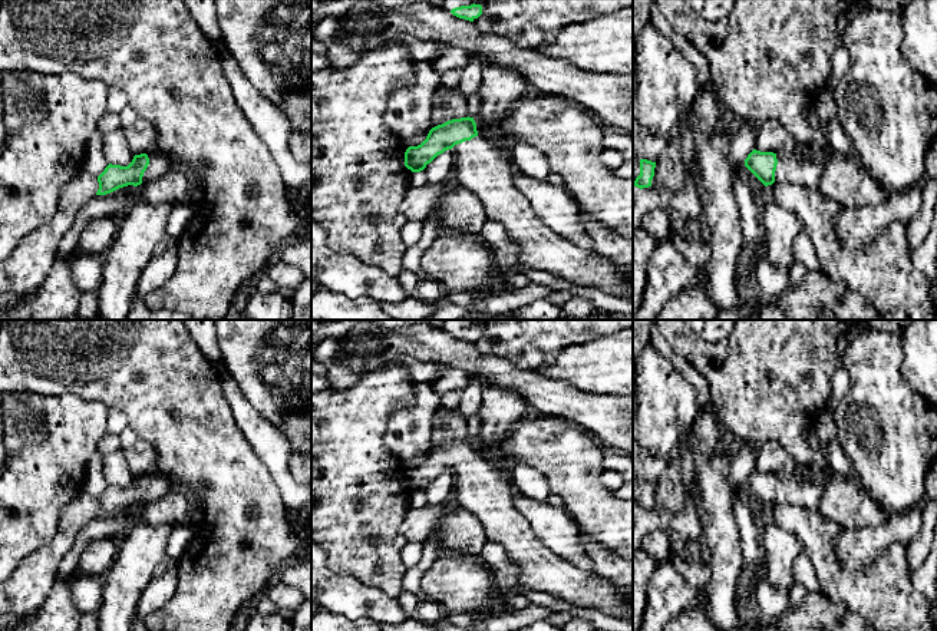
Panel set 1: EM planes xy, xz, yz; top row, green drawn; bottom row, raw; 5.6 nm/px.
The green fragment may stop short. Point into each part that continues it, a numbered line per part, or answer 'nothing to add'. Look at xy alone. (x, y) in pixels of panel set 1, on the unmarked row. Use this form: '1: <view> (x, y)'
1: xy (159, 484)

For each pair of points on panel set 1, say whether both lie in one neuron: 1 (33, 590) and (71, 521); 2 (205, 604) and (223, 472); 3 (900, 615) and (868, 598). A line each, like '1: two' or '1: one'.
1: one
2: one
3: one

